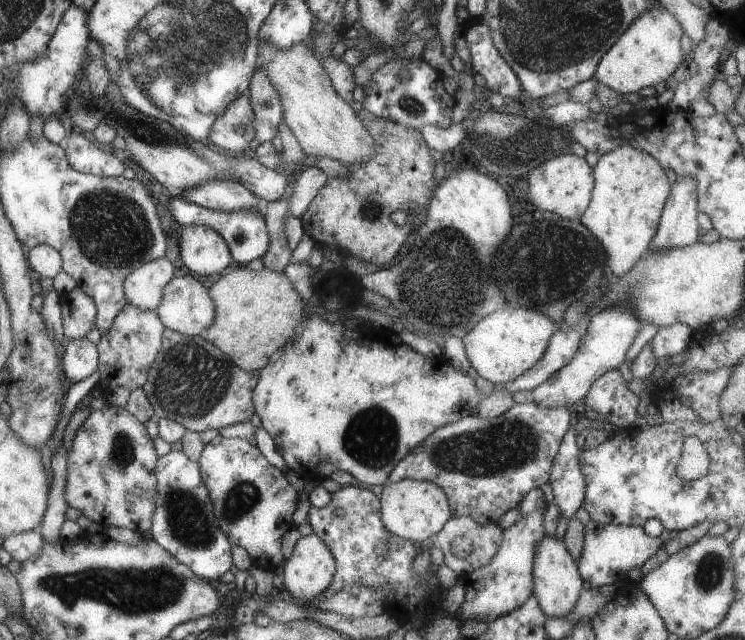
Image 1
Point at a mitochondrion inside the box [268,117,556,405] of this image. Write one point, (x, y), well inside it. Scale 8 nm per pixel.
(444, 257)

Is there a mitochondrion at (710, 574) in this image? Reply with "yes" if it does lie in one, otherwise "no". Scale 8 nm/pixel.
yes

